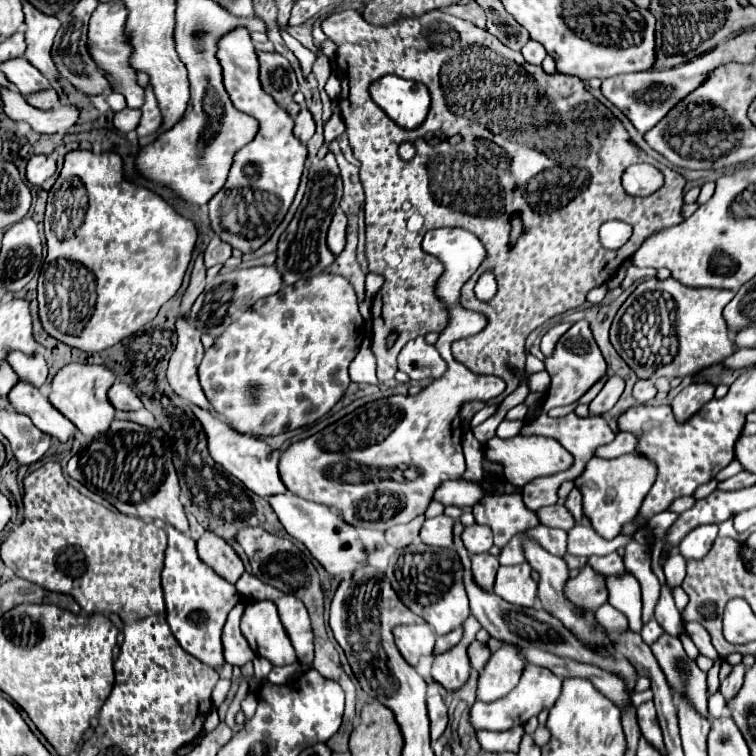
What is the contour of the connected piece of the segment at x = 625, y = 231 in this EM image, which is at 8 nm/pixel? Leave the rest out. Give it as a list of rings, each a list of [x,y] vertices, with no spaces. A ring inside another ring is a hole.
[[[608,221],[600,227],[600,243],[606,249],[620,249],[630,235],[630,225],[622,221]]]

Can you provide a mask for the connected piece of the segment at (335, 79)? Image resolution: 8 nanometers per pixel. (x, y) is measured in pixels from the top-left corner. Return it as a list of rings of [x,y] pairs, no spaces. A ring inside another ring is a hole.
[[[332,72],[332,74],[330,75],[329,79],[325,84],[324,89],[332,100],[337,99],[338,95],[340,95],[341,79],[335,72]]]

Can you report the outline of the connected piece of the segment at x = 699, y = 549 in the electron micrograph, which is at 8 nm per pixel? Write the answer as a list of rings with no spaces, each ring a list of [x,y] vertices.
[[[718,525],[696,527],[696,531],[690,531],[682,539],[682,543],[678,545],[678,551],[684,559],[700,559],[710,551],[716,535],[718,535]]]

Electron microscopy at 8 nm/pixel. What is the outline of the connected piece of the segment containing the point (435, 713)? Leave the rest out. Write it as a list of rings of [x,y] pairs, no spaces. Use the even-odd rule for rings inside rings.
[[[434,681],[428,683],[428,717],[430,717],[430,739],[436,741],[448,723],[448,711],[446,711],[446,703],[442,701],[440,693],[438,693],[438,685]]]

